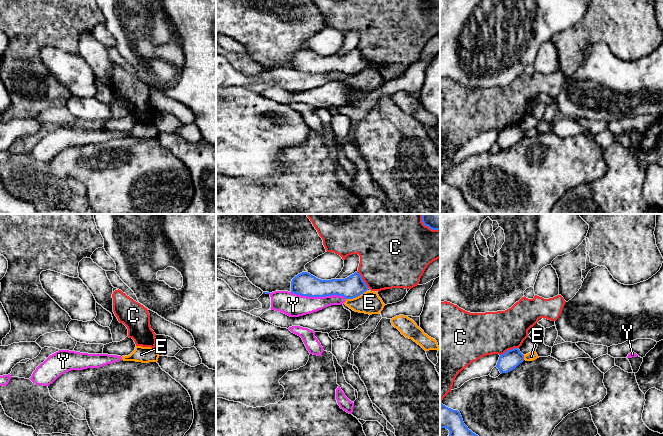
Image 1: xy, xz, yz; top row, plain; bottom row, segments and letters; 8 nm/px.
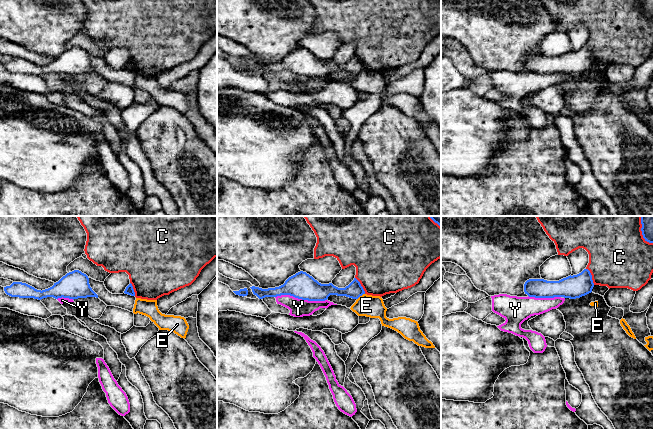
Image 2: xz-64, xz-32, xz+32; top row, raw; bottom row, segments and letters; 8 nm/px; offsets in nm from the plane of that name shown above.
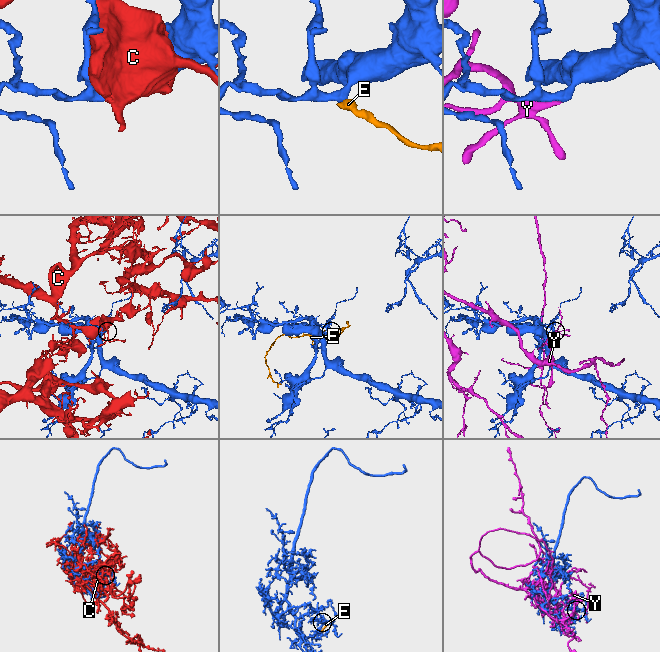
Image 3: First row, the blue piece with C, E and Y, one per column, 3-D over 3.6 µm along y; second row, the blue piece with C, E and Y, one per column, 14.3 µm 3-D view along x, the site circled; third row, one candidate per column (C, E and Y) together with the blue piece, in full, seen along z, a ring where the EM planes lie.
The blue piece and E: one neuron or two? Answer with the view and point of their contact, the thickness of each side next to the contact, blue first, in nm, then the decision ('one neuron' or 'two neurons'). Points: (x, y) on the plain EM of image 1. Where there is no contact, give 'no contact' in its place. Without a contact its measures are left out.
contact xz (356, 72); calibres 180 and 180 nm; two neurons

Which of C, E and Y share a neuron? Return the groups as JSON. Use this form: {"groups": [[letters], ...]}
{"groups": [["C"], ["E", "Y"]]}

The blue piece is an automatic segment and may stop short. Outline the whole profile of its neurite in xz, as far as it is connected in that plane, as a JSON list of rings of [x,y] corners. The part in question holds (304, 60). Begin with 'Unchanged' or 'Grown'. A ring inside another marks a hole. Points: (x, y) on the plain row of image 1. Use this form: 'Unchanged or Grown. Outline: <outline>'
Unchanged. Outline: [[[302,48],[291,57],[291,69],[307,73],[343,72],[353,75],[368,66],[358,48],[345,55],[321,56],[308,48]]]

